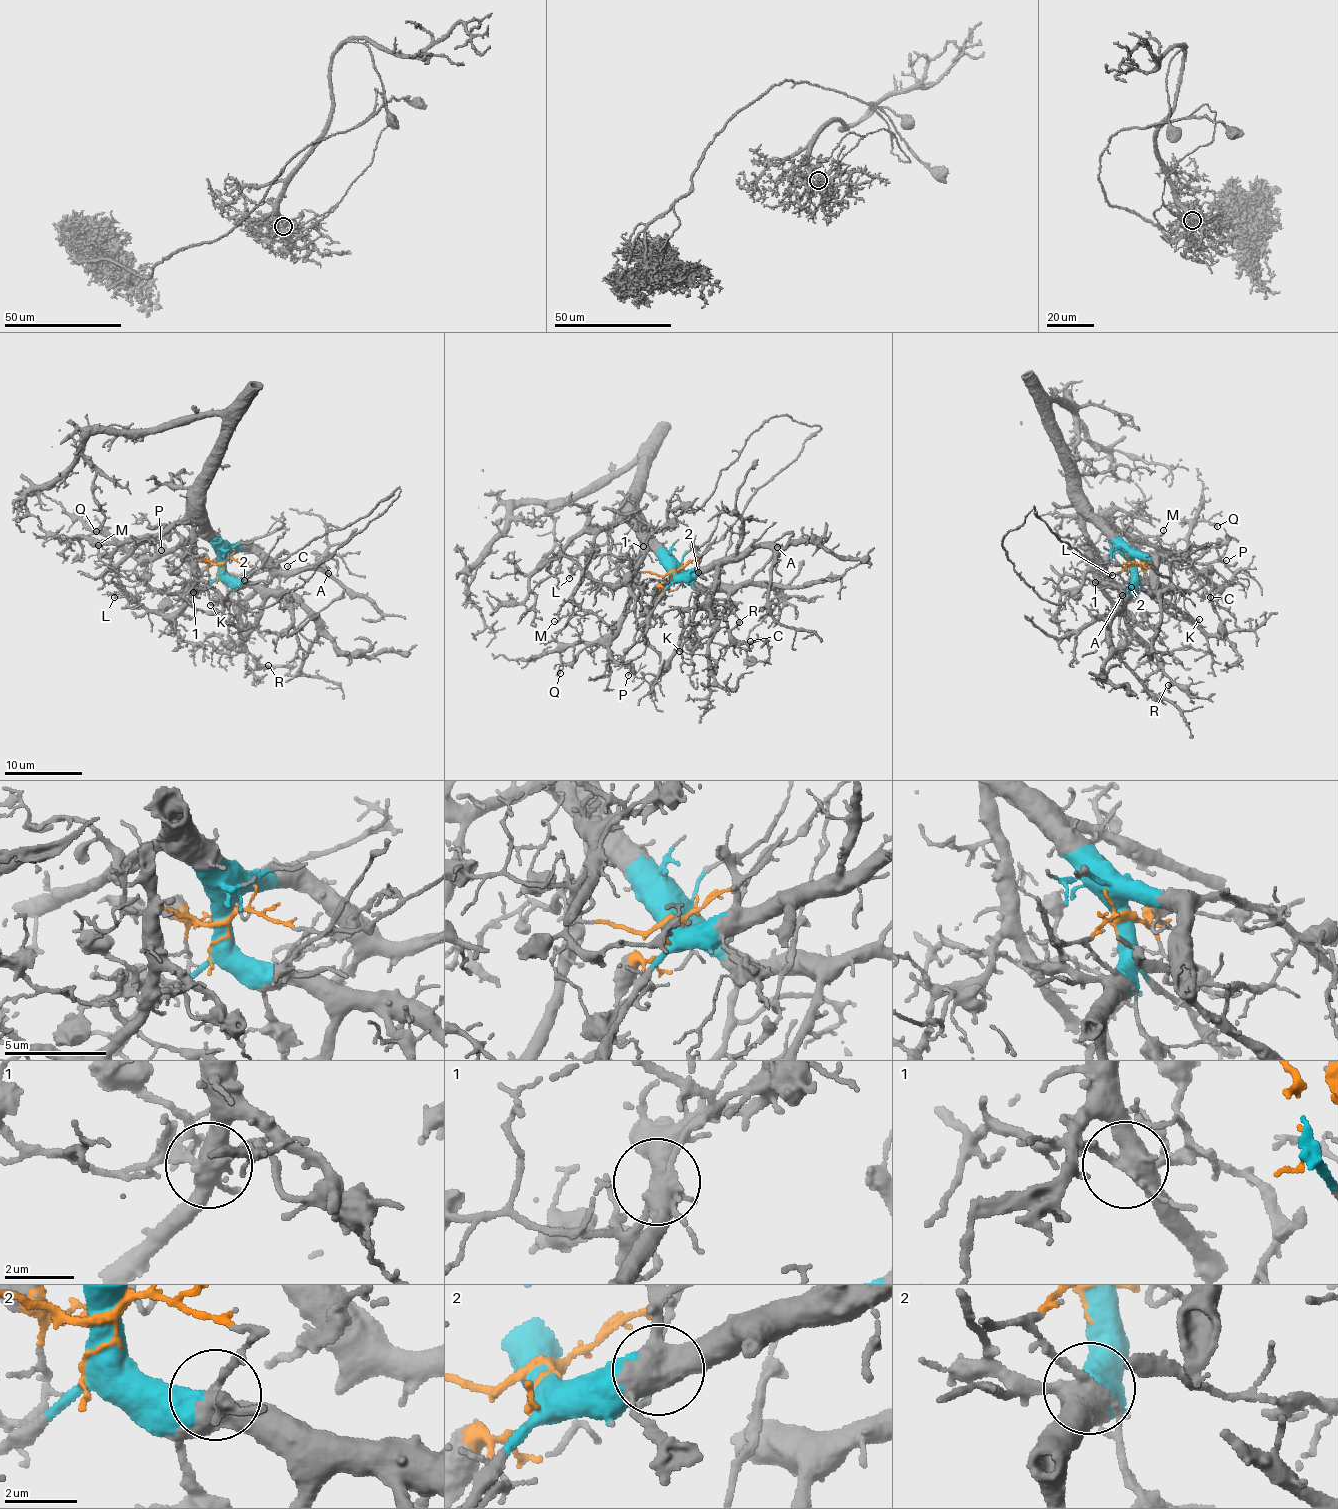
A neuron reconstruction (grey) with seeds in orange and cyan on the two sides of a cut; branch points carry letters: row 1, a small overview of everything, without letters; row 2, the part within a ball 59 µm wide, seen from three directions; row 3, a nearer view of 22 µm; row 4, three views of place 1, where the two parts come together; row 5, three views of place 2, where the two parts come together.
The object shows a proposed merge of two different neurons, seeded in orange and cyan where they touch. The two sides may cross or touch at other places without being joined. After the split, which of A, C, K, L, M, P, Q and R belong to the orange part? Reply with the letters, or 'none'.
C, P

